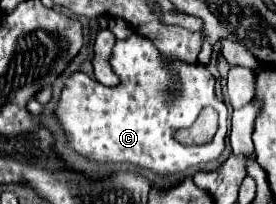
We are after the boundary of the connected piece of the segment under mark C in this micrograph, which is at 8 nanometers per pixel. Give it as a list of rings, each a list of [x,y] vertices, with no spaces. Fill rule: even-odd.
[[[134,33],[126,41],[116,41],[112,51],[112,69],[122,79],[118,87],[106,87],[84,73],[74,73],[66,81],[58,105],[58,119],[68,133],[71,148],[96,161],[124,161],[158,173],[178,173],[196,167],[198,163],[212,161],[222,153],[226,105],[216,99],[216,81],[204,65],[188,65],[164,57],[148,37]],[[166,87],[180,87],[178,97],[166,101]],[[206,105],[220,113],[220,129],[212,137],[212,143],[190,147],[174,141],[172,133],[190,127]]]

